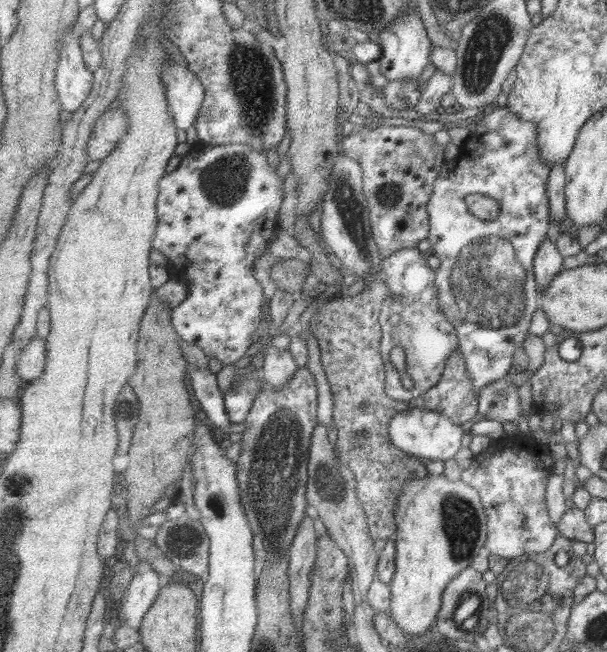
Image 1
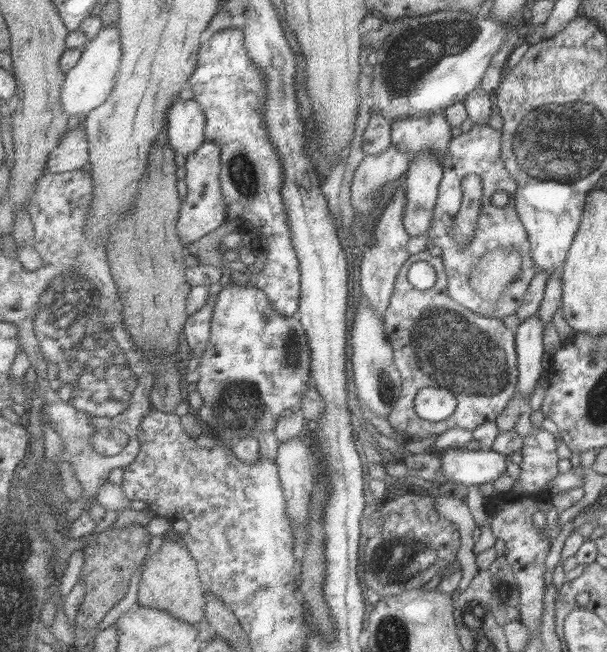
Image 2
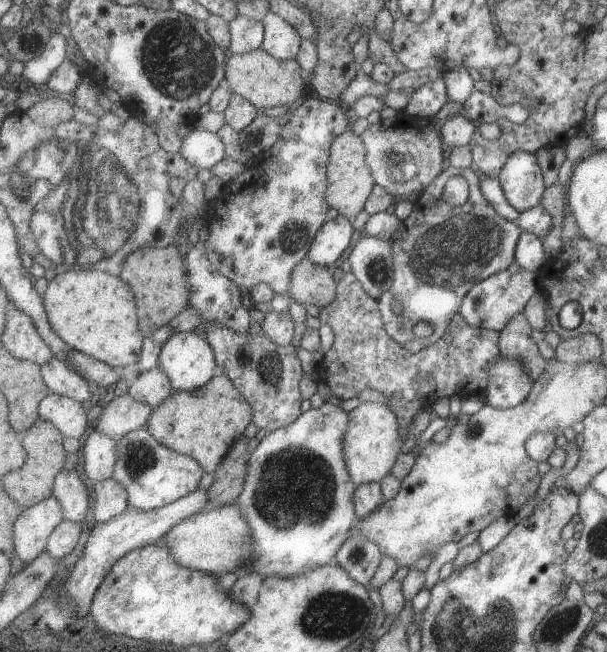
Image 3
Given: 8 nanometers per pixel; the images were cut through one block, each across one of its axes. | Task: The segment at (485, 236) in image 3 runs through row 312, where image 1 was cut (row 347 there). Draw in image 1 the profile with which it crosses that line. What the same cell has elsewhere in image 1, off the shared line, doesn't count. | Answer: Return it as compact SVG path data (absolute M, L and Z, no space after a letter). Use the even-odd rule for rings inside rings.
M406 248L397 251L385 259L385 282L393 295L400 295L402 299L396 302L391 296L385 300L380 323L382 324L382 353L386 362L386 388L389 396L398 401L420 401L430 388L436 386L444 375L448 358L460 346L460 337L456 325L445 316L440 307L440 290L437 287L437 271L423 258L419 248ZM395 346L402 347L405 352L406 372L411 376L415 385L412 389L403 388L401 376L397 368L391 363L391 352Z

